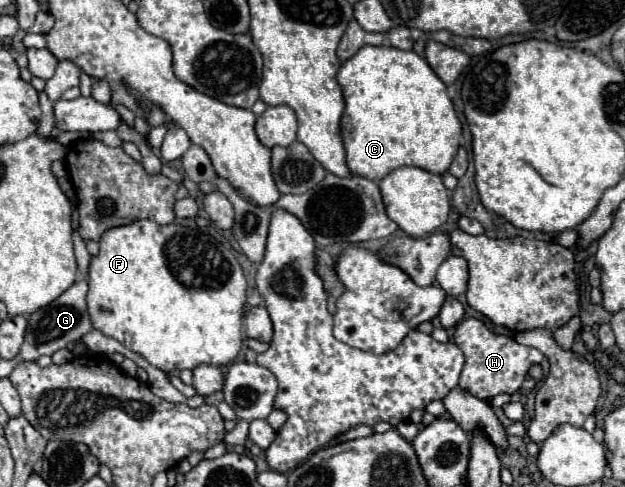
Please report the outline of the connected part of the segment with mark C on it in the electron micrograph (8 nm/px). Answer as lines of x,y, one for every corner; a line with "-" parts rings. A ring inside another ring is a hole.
364,45
354,57
342,63
336,79
342,87
346,105
340,119
340,137
346,149
346,165
354,175
380,181
390,171
404,165
420,167
436,175
448,171
460,145
462,125
446,93
446,85
436,77
424,57
396,47

